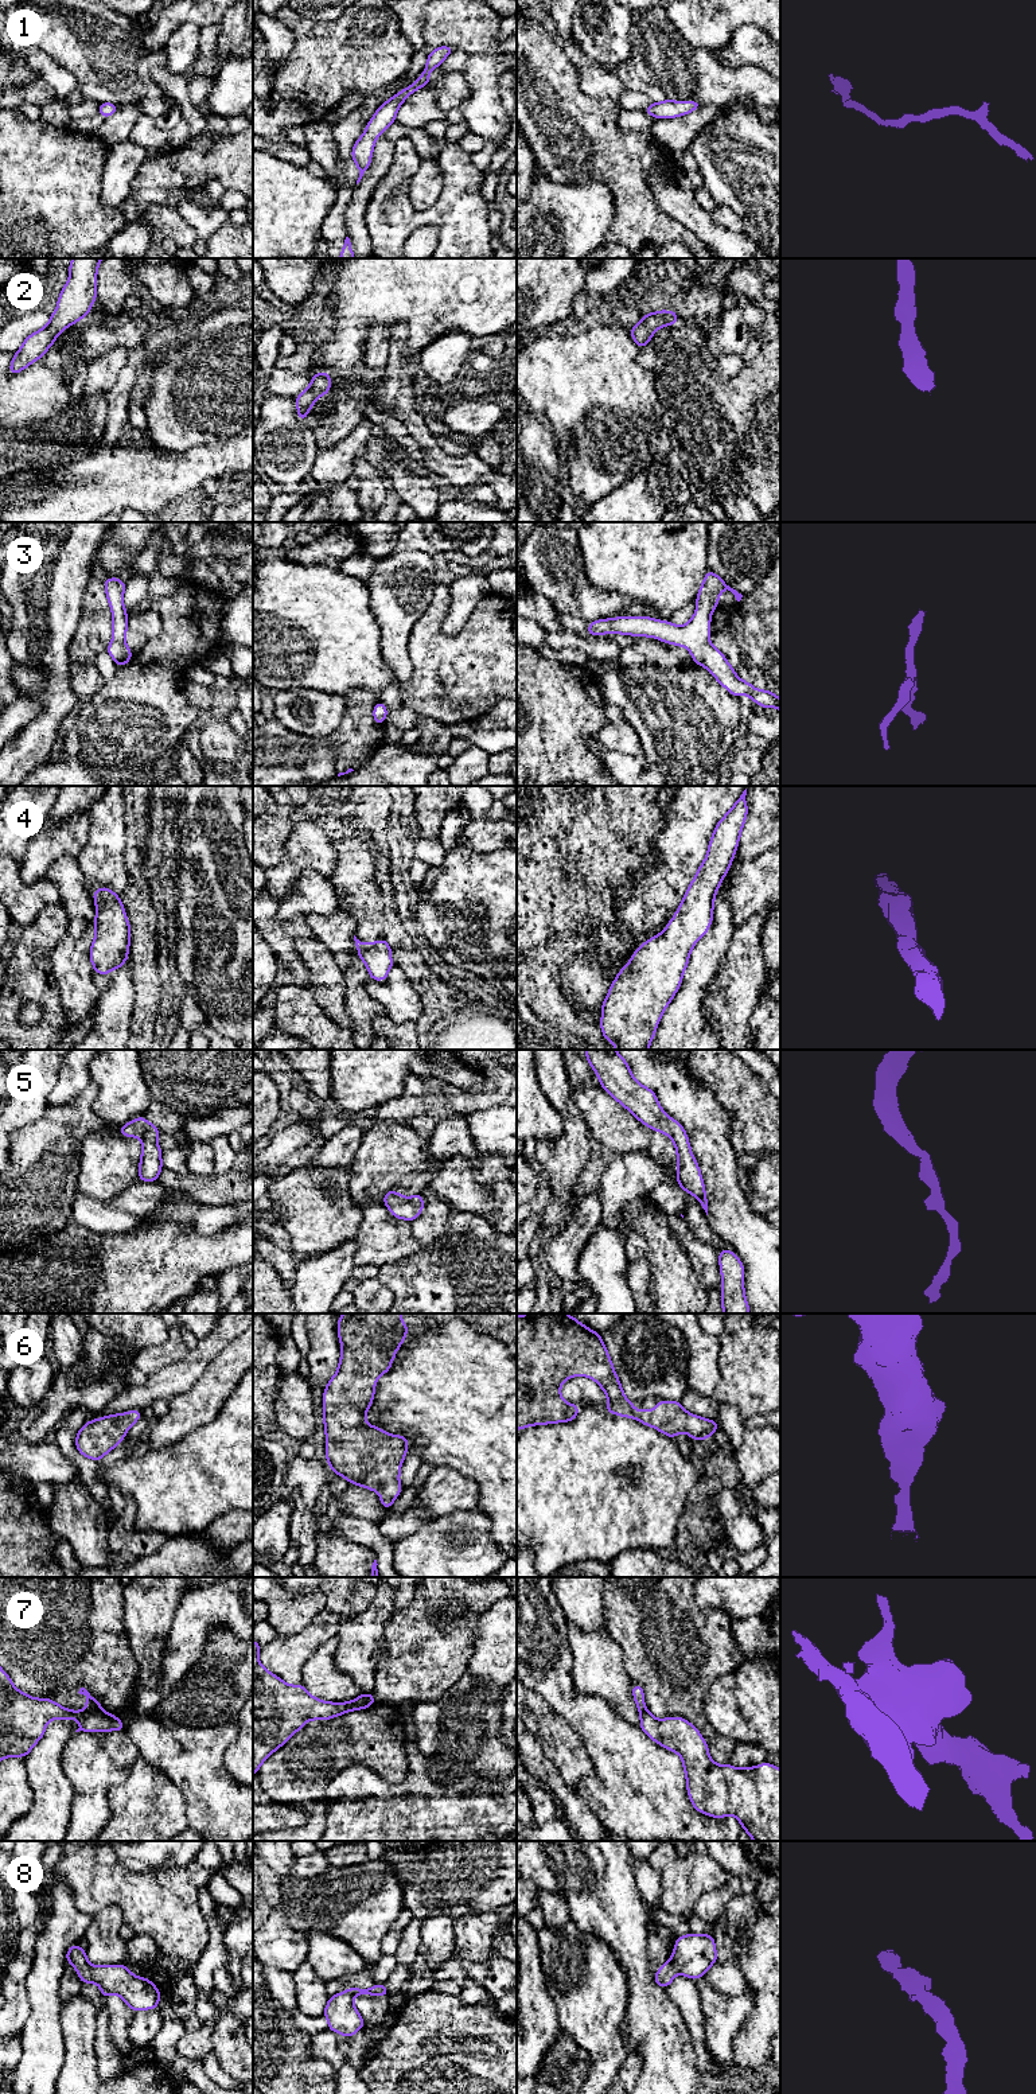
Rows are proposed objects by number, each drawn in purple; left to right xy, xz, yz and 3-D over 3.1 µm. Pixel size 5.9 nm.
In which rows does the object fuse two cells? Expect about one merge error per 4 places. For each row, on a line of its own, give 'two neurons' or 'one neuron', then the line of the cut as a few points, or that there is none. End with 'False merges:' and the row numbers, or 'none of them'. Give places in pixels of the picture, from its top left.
1: one neuron; cut none
2: one neuron; cut none
3: one neuron; cut none
4: one neuron; cut none
5: one neuron; cut none
6: one neuron; cut none
7: two neurons; cut xy (102, 1711), (85, 1712)
8: one neuron; cut none
False merges: 7

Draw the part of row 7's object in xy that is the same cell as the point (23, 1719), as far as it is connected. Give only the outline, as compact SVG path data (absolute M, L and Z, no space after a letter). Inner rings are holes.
M0 1667L0 1762L8 1756L27 1758L54 1719L75 1719L79 1723L75 1732L125 1729L121 1720L110 1713L71 1710L50 1698L24 1694Z

